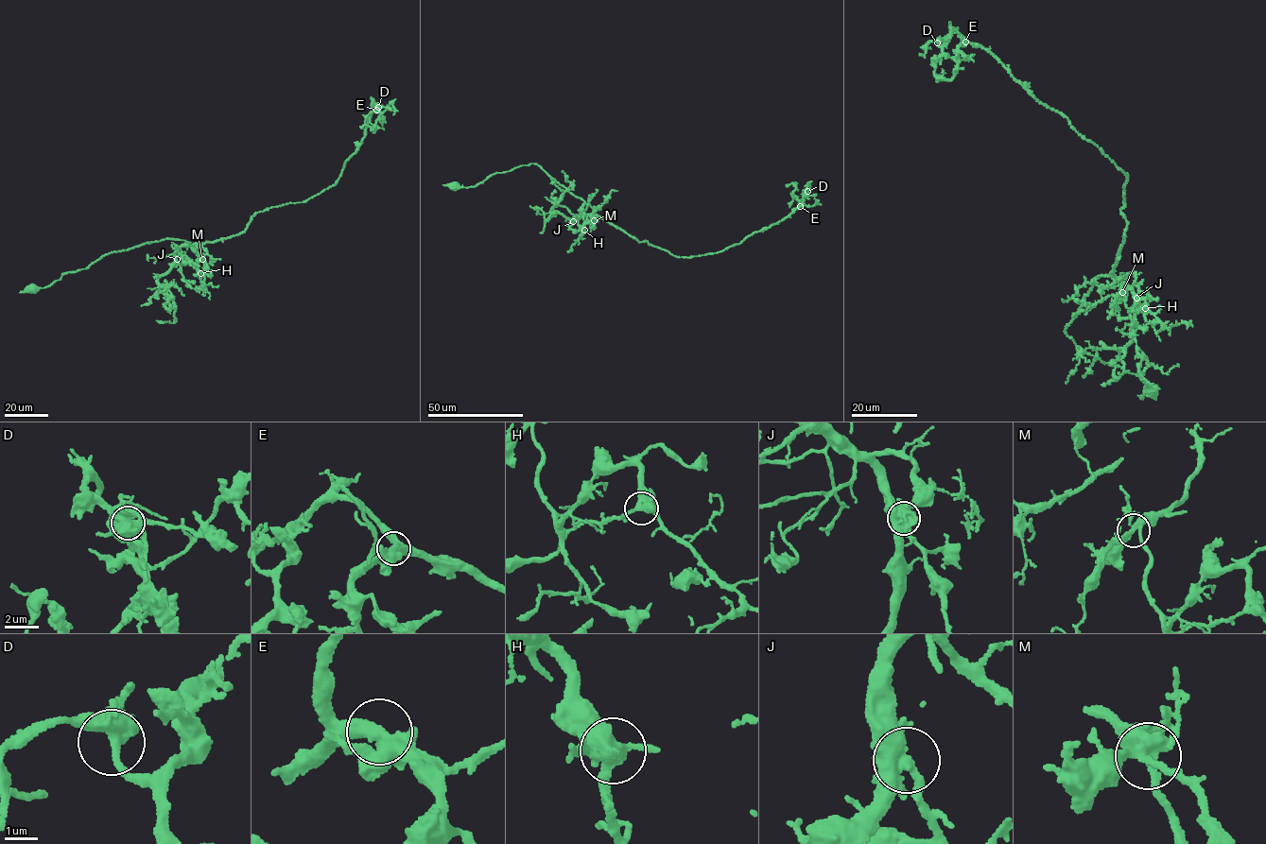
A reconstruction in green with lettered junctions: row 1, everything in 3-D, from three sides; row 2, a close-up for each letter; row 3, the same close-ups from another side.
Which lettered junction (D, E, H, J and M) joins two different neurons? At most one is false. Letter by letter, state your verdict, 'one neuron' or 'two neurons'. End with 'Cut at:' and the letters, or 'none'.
D: one neuron
E: one neuron
H: one neuron
J: one neuron
M: one neuron
Cut at: none

